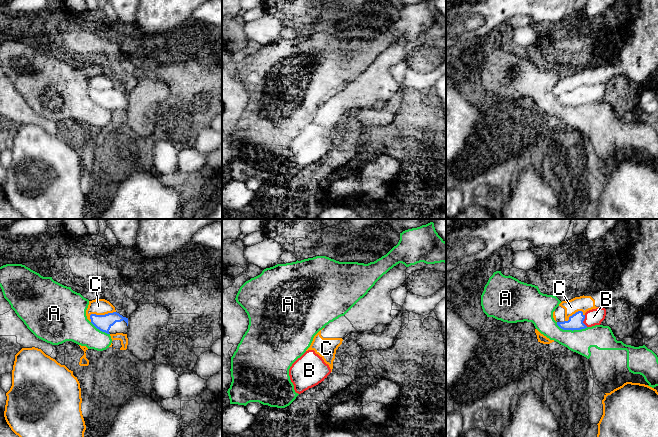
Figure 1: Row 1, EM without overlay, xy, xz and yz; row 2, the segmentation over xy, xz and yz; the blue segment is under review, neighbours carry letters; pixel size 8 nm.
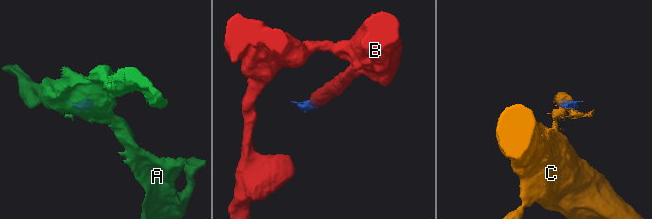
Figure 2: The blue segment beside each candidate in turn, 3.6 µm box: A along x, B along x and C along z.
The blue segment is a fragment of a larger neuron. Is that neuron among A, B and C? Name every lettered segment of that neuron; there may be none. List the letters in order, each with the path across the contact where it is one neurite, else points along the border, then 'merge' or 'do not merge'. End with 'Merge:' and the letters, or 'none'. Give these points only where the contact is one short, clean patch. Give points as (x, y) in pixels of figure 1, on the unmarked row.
A: border along yz (556, 98), (563, 105), (580, 106), (587, 103); do not merge
B: runs through yz (575, 98), (583, 96), (593, 93); merge
C: border along xy (115, 87), (104, 90), (91, 90), (89, 94); do not merge
Merge: B

